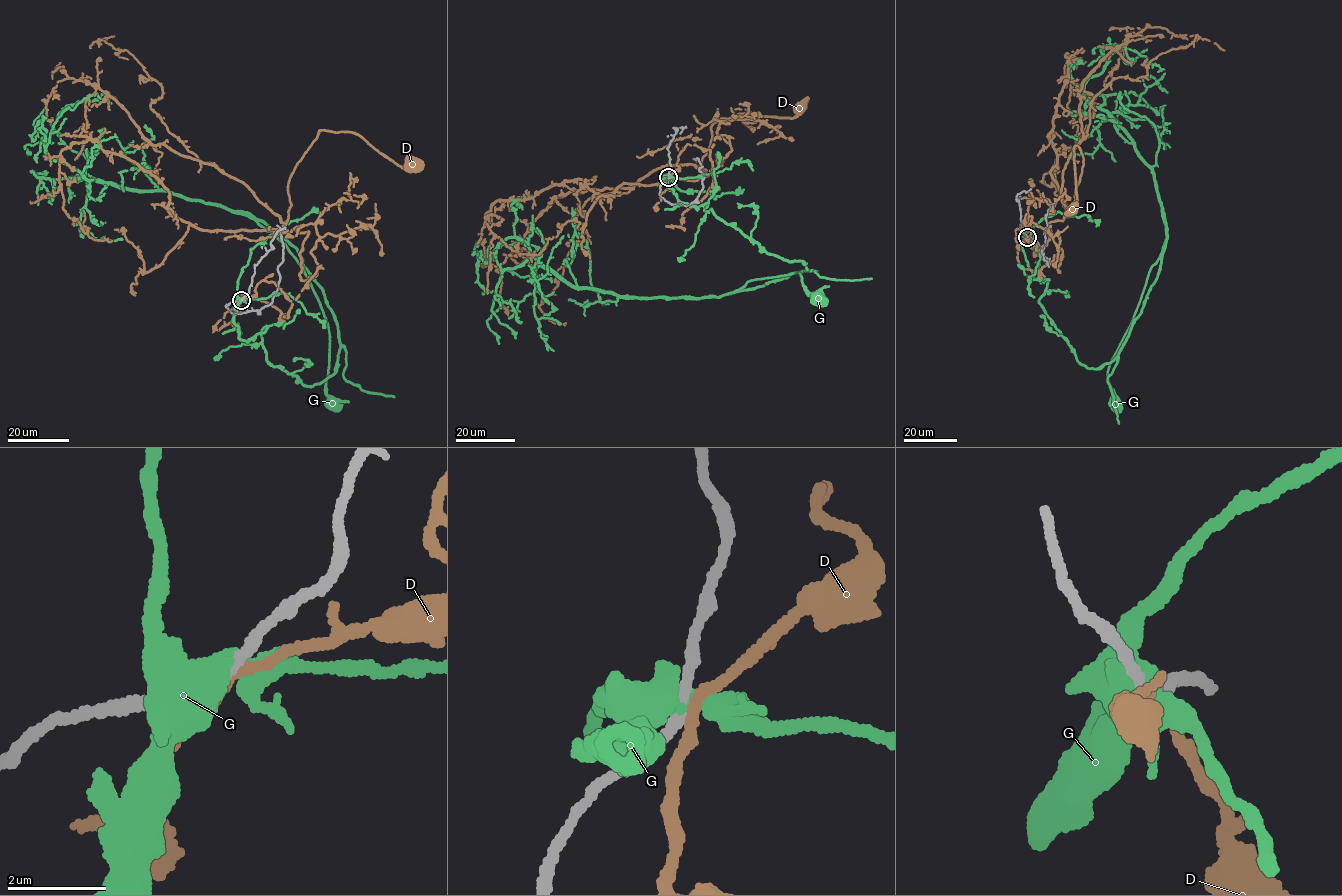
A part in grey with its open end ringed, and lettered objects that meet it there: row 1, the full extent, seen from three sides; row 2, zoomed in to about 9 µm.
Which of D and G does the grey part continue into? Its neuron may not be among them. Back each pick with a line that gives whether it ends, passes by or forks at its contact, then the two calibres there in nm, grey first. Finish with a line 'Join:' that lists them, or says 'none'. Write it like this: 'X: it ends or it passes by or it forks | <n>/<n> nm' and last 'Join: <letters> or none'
D: it passes by | 200/220 nm
Join: D

